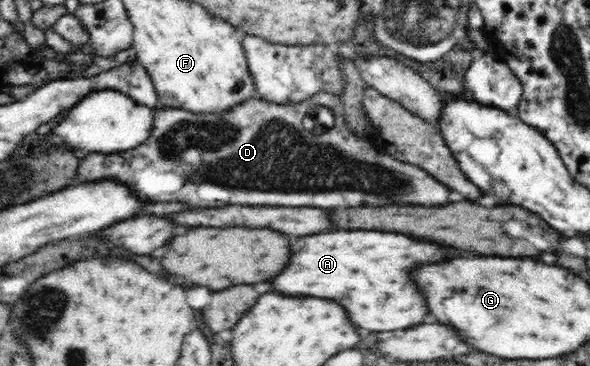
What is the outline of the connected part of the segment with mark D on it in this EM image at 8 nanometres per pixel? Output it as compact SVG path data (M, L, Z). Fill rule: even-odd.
M320 92L316 96L309 97L307 100L292 105L272 104L269 101L261 98L251 98L244 104L233 108L226 115L200 115L189 113L178 108L159 108L155 111L155 127L152 128L150 139L146 140L134 149L120 152L117 154L101 154L96 152L84 153L80 156L80 161L77 167L77 176L80 181L102 181L102 179L115 179L117 183L124 184L140 201L180 201L180 203L188 203L188 205L198 205L198 207L222 207L222 205L276 205L276 207L284 207L284 205L292 205L292 207L300 207L300 205L310 205L310 207L344 207L344 205L444 205L448 201L448 189L444 184L441 184L435 177L432 177L425 169L421 167L394 159L390 154L375 150L372 143L366 138L360 138L352 131L345 121L346 108L343 107L340 96L334 96L332 93ZM310 106L322 106L329 109L334 114L334 125L323 131L322 133L310 134L310 131L304 128L303 119L306 117ZM188 179L192 179L196 185L184 185Z

